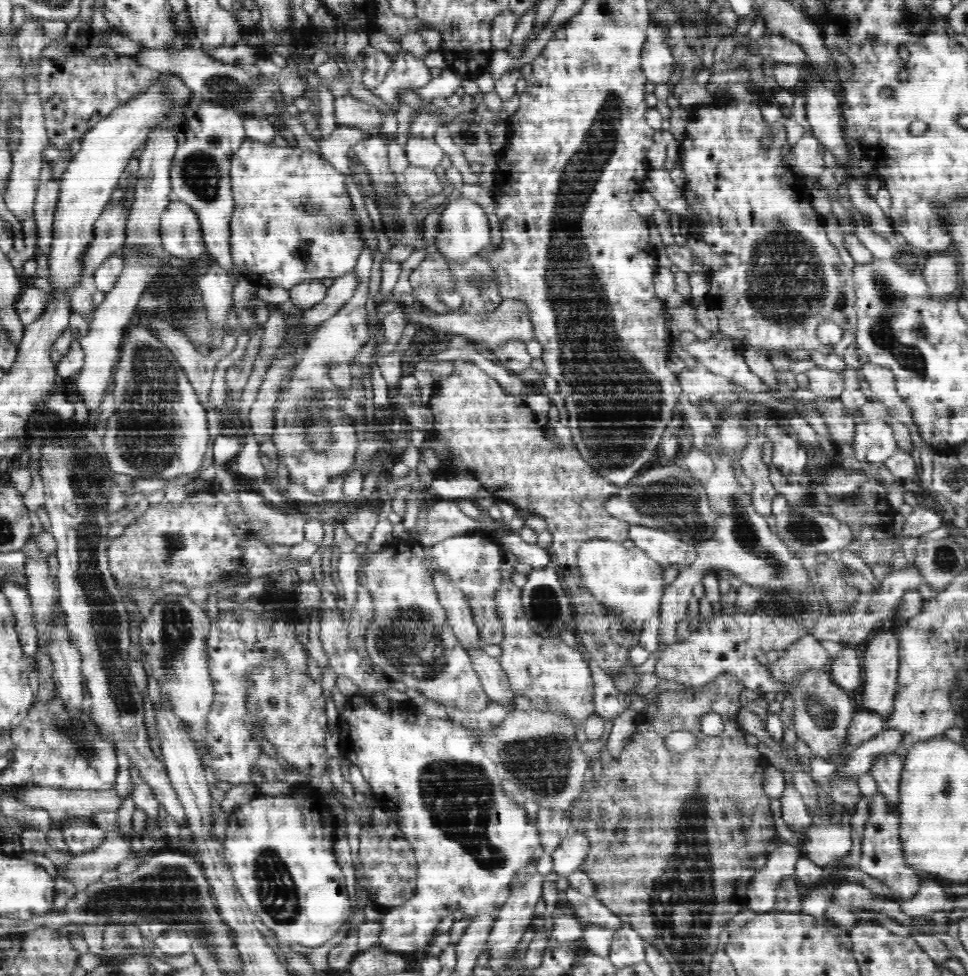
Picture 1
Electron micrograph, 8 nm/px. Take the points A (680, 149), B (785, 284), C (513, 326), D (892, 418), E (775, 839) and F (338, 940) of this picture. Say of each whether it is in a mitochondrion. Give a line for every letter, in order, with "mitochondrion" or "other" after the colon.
A: other
B: mitochondrion
C: other
D: other
E: other
F: other

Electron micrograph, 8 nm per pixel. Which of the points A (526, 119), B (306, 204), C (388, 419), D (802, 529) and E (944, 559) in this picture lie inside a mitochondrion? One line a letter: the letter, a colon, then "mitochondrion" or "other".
A: other
B: mitochondrion
C: other
D: mitochondrion
E: mitochondrion

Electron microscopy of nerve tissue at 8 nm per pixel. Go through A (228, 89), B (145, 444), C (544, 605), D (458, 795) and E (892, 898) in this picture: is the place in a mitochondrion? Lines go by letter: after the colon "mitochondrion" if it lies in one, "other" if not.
A: mitochondrion
B: mitochondrion
C: mitochondrion
D: mitochondrion
E: other

